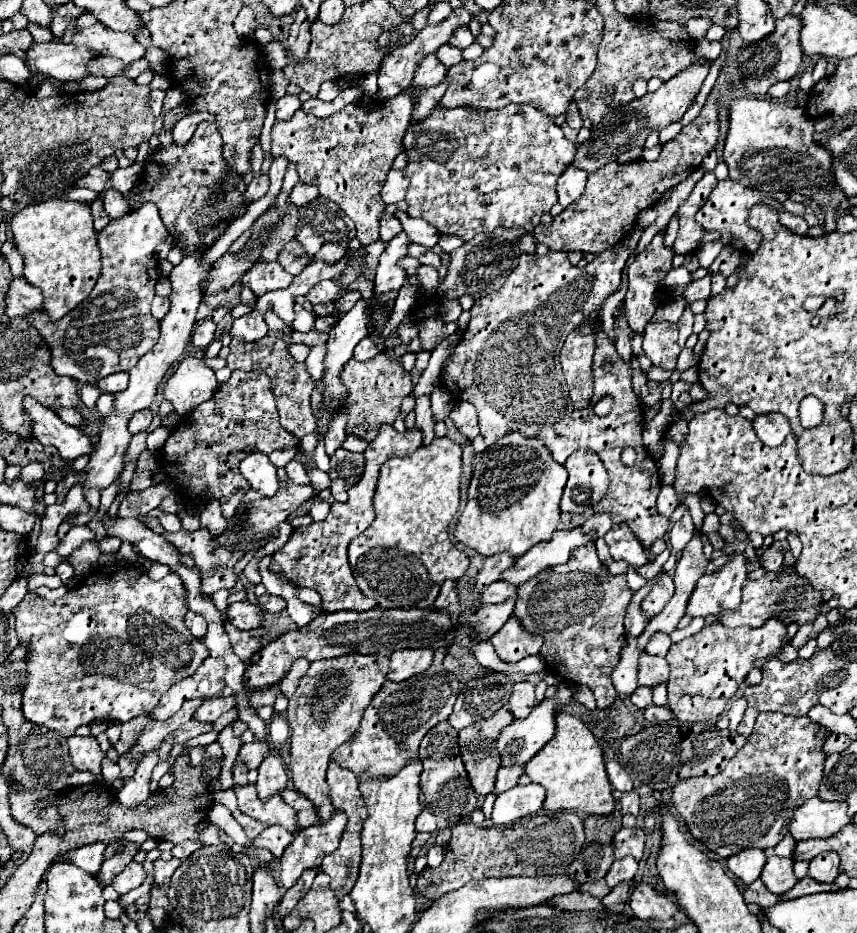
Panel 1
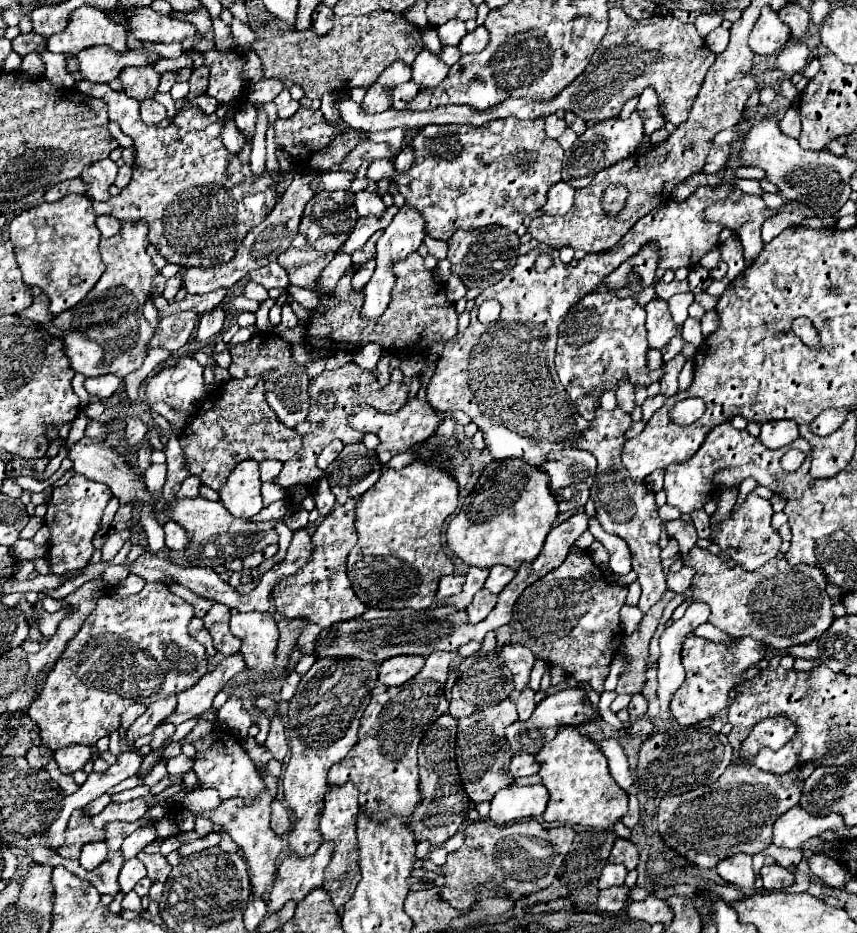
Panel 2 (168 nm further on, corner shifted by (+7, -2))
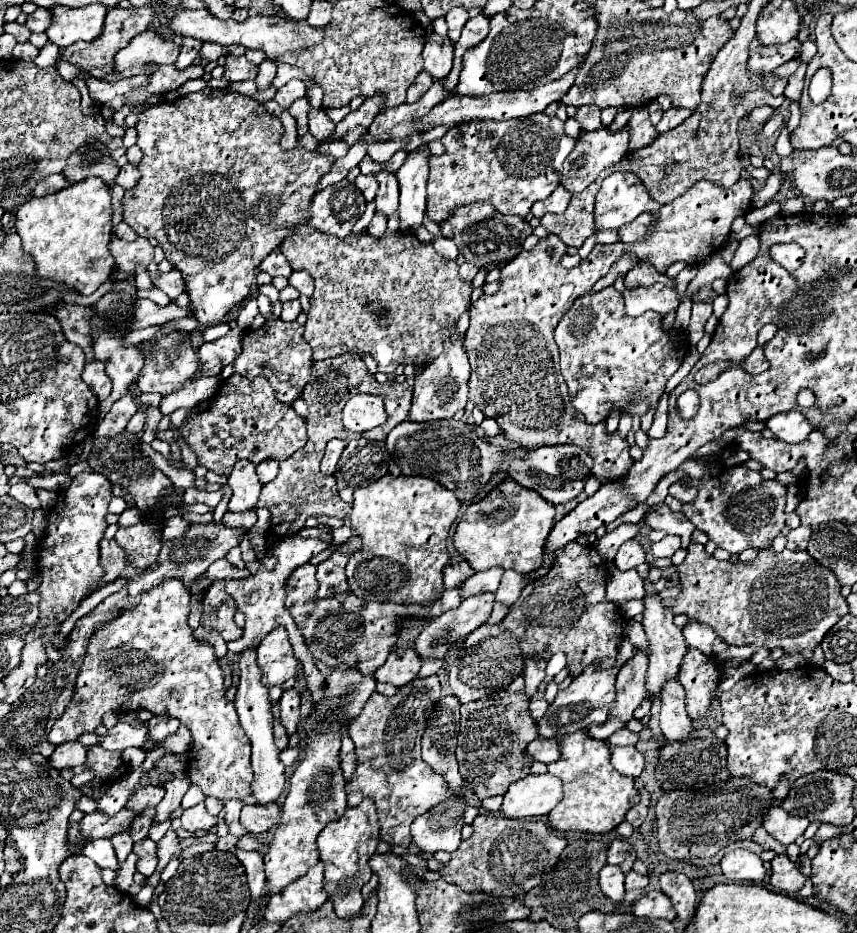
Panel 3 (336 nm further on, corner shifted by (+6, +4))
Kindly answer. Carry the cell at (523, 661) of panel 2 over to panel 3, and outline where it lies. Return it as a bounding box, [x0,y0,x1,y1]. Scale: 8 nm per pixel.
[524,660,546,698]

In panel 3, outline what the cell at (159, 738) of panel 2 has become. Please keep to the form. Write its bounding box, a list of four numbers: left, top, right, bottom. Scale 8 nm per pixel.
[148,716,180,742]

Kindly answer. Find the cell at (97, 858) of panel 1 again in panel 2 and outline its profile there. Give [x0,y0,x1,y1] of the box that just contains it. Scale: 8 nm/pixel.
[79,842,107,870]

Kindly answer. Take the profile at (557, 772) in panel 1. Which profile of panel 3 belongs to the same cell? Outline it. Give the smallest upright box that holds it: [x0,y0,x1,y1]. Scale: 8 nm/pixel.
[548,732,640,834]

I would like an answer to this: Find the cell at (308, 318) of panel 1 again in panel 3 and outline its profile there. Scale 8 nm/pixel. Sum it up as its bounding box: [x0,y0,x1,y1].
[282,300,302,322]

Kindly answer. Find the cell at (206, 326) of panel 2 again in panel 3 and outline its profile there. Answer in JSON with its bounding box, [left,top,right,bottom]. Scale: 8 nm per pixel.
[124,88,336,326]

